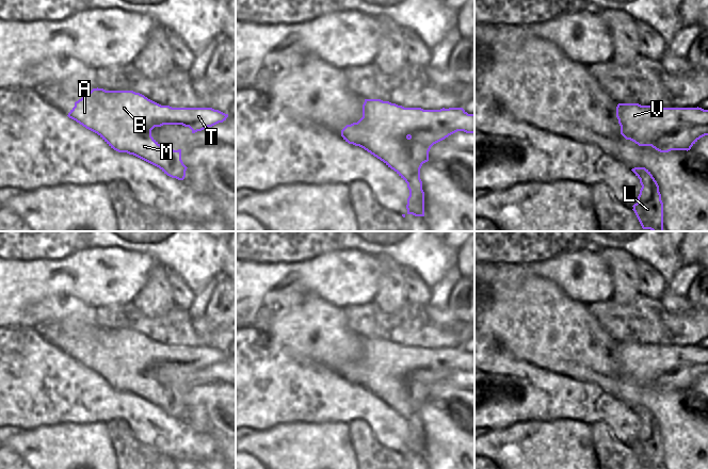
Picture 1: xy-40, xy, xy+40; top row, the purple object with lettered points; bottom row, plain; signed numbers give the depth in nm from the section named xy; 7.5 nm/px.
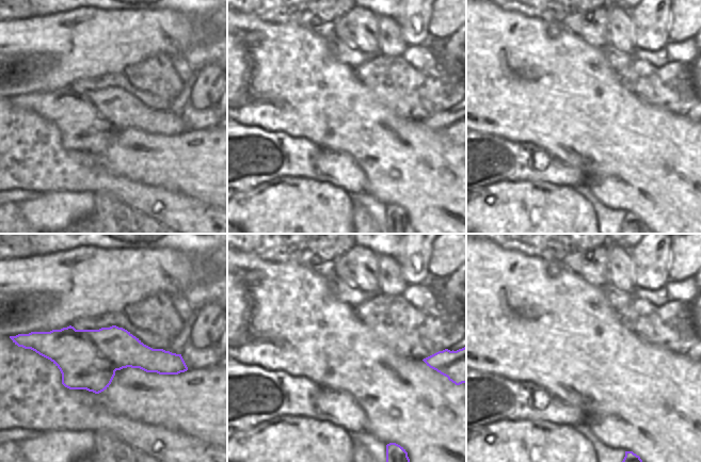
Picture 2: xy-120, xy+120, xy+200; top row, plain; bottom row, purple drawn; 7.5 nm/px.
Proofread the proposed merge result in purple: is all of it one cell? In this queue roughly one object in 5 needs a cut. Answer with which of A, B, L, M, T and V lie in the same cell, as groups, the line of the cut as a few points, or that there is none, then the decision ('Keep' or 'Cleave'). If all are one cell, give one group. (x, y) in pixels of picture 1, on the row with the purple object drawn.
Groups: A B L M T V. No split. Keep

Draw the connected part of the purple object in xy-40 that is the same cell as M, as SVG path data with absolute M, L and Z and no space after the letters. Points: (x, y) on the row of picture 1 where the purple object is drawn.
M97 87L76 101L75 107L67 116L97 133L114 150L133 155L159 167L167 176L183 180L188 167L181 160L181 149L174 150L161 146L151 136L151 130L163 125L182 125L189 127L192 133L195 133L223 123L228 117L228 114L212 108L172 108L170 106L161 106L133 91L106 91Z

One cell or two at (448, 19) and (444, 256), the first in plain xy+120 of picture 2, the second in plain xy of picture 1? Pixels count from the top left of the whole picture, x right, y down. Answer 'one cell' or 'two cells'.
two cells

